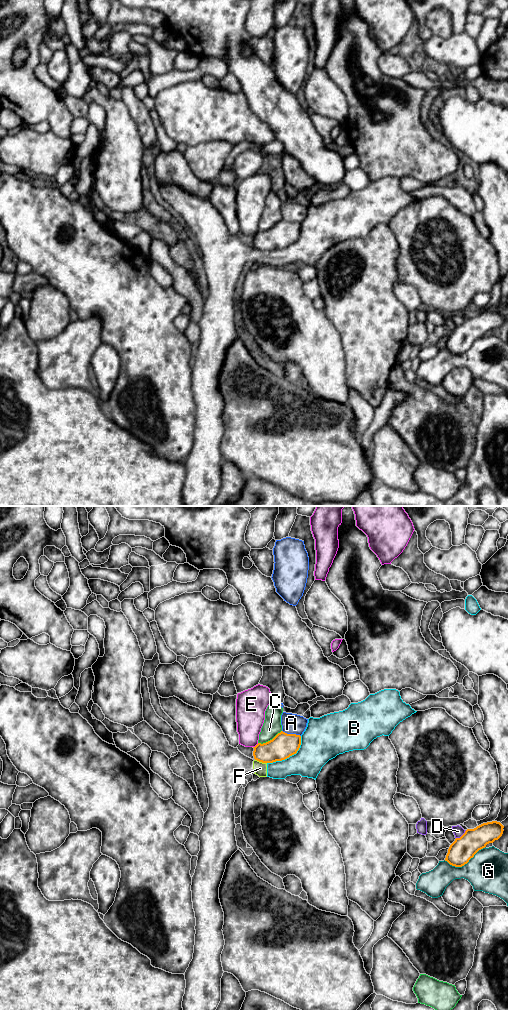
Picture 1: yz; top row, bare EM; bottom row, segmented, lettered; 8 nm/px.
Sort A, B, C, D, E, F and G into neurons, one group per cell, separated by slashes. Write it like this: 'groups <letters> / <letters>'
groups A / B F / C / D / E / G

